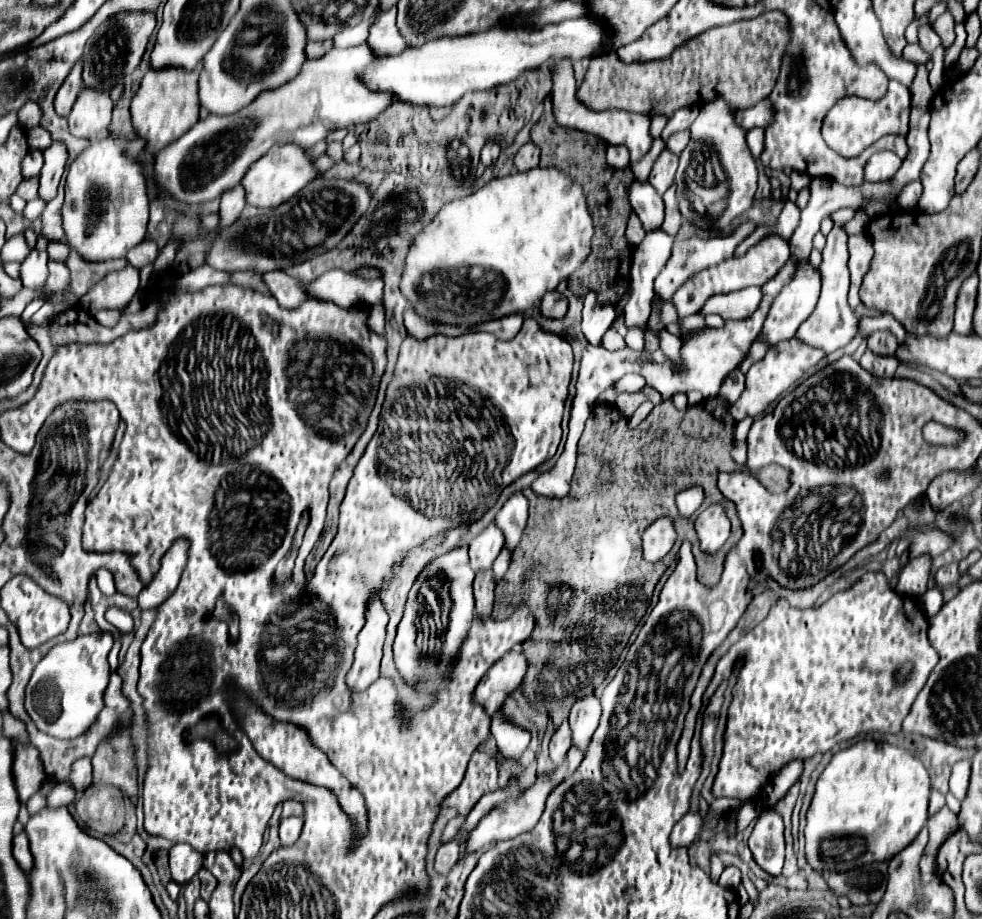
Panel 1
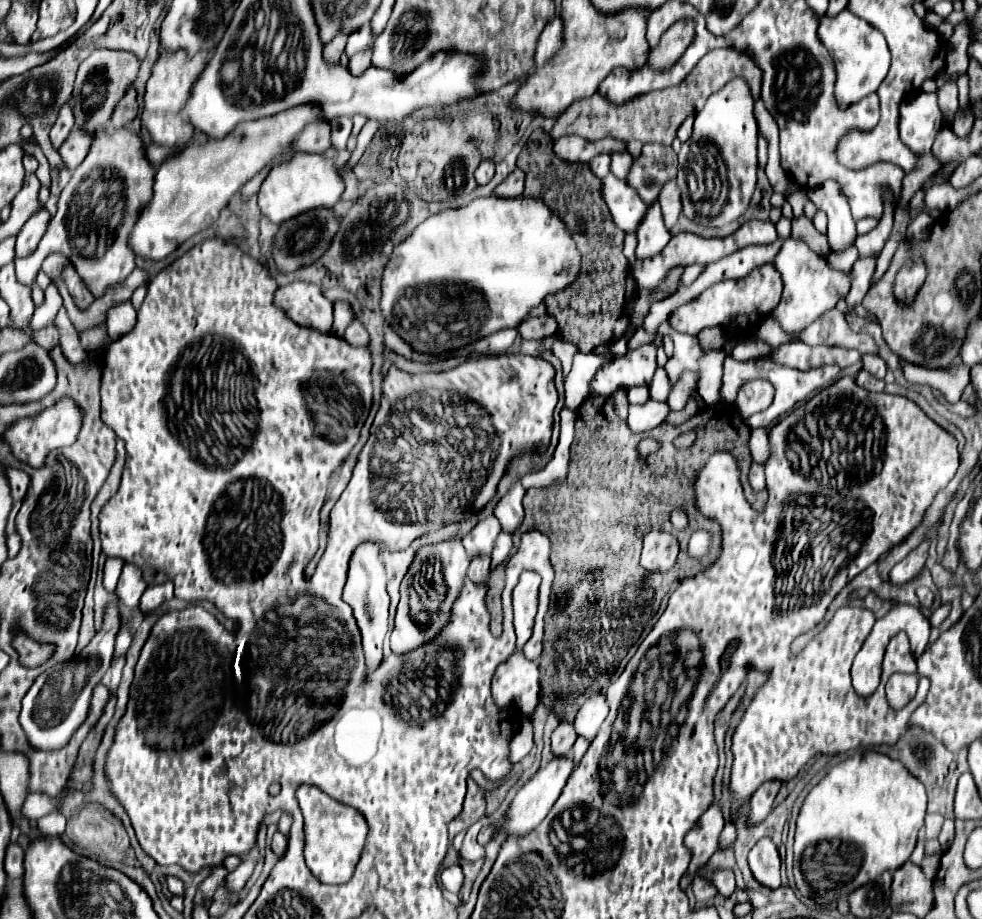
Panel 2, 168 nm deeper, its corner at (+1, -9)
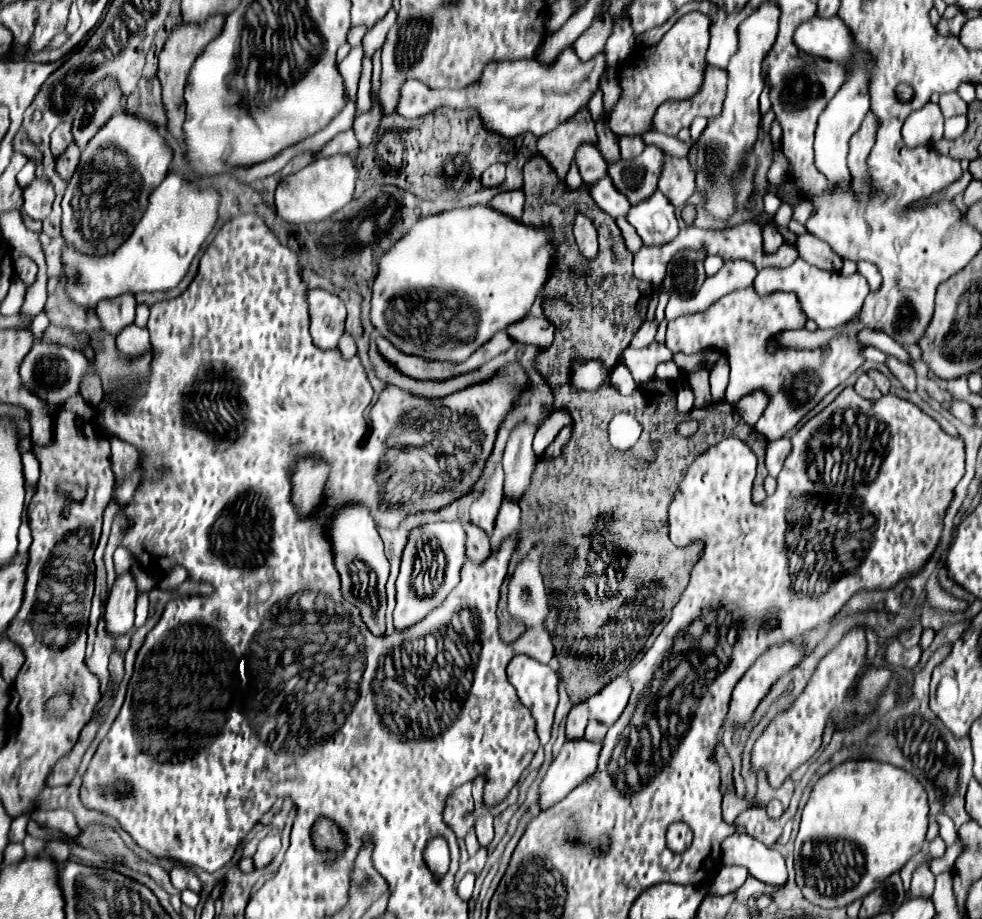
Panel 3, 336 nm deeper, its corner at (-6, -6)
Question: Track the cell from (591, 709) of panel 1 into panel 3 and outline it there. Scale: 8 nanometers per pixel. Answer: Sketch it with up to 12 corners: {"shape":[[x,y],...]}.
{"shape":[[626,673],[588,699],[590,717],[614,725],[632,693]]}

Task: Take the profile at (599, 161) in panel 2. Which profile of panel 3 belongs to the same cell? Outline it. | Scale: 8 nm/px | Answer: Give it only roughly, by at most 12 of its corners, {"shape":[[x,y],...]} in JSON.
{"shape":[[592,143],[576,151],[586,185],[606,175],[606,161]]}

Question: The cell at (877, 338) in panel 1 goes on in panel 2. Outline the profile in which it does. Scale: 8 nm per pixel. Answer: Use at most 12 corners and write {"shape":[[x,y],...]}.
{"shape":[[875,354],[863,356],[863,368],[877,378],[885,378],[885,360]]}

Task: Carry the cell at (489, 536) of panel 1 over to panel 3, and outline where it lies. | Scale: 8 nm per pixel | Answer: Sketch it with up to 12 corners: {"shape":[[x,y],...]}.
{"shape":[[498,463],[484,491],[470,507],[470,521],[492,535],[504,493]]}

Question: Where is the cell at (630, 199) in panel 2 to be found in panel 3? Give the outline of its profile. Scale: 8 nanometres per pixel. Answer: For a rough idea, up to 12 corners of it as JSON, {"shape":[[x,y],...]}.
{"shape":[[608,177],[590,185],[590,197],[614,219],[626,217],[628,199]]}

